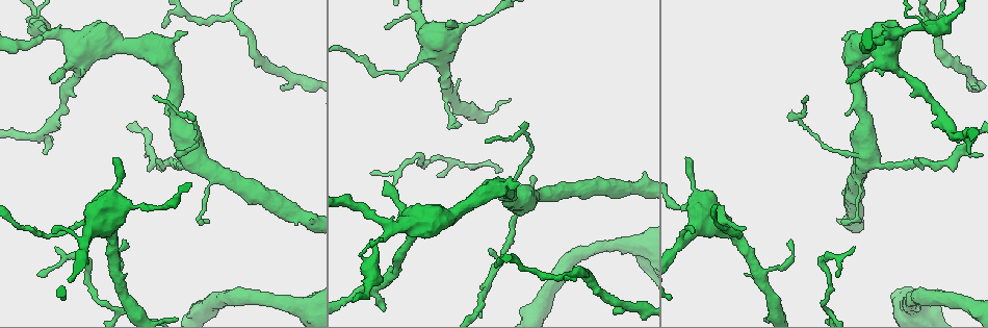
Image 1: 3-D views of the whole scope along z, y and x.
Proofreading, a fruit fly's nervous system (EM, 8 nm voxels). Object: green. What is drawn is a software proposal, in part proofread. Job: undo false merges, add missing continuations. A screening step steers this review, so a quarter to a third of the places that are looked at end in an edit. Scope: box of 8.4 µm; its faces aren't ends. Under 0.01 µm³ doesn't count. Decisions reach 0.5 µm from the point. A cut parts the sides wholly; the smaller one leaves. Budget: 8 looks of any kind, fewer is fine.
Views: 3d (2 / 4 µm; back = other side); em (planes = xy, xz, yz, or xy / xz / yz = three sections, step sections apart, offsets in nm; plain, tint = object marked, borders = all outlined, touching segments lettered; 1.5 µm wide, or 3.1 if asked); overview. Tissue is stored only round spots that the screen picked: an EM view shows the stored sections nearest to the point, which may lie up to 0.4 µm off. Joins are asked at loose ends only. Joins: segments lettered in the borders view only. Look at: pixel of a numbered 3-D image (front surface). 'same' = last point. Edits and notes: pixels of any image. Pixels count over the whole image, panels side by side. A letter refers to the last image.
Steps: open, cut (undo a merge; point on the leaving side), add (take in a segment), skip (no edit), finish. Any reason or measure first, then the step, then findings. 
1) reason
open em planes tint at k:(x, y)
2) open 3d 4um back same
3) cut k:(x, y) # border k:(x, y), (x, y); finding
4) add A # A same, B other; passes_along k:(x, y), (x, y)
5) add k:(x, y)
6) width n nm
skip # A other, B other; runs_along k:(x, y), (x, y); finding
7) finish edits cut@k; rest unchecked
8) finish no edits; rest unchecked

three-way junction
open 3d 2um back at 1:(372, 262)

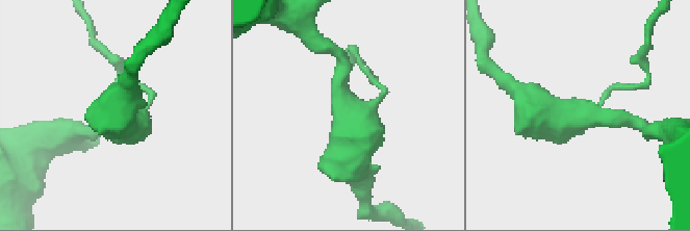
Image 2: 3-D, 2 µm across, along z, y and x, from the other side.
arms 3; now the EM
open em xz step 8 borders at 2:(582, 114)

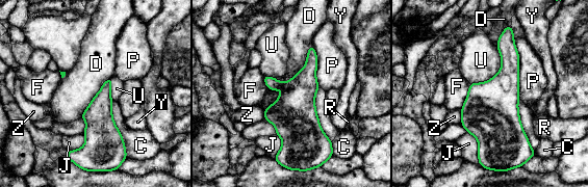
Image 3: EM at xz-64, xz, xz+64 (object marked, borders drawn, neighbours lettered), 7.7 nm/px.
width 180 nm
skip # C other, D other, F other, J other, P other, R other, U other, Y other, Z other; border 3:(311, 44), (306, 63), (279, 82); one cell here

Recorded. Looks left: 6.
free end
open em xy step 4 tint at 1:(968, 154)

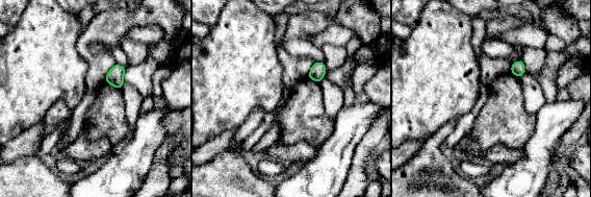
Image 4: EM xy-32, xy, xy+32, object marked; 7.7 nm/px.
another direction
open em planes borders same

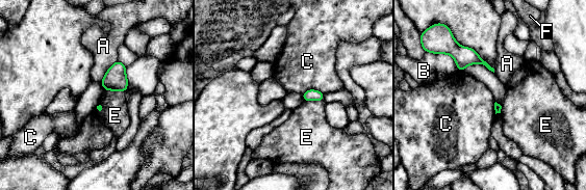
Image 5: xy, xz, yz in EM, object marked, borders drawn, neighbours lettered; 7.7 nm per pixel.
skip # A other, B other, C other, E other, F other; border 5:(324, 92), (307, 89), (302, 93); none of them fits

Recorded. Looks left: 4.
sudden change in width
open 3d 4um at 1:(692, 185)

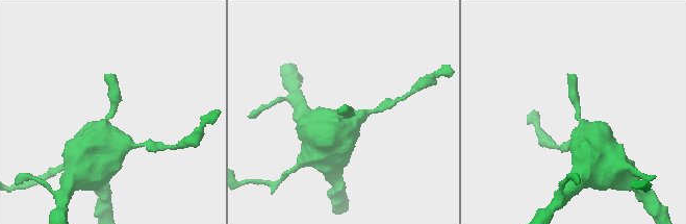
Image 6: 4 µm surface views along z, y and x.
shape alone is not enough
open em xz step 8 tint at 6:(580, 113)

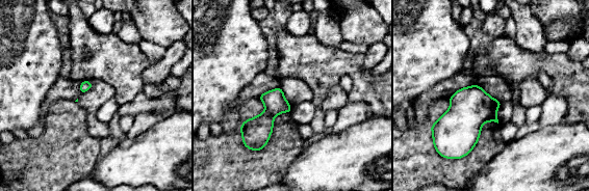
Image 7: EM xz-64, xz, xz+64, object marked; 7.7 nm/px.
open em xy step 8 borders same

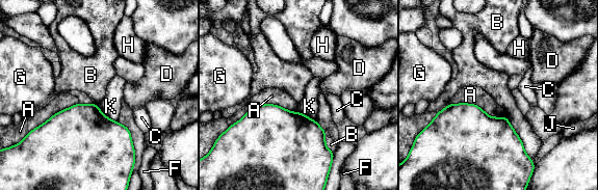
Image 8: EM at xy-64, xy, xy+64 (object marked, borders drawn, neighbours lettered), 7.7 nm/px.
skip # A other, B other, C other, D other, F other, G other, H other, J other, K other; border 8:(505, 115), (522, 142); continuous, no second cell

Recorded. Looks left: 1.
finish no edits; rest unchecked

